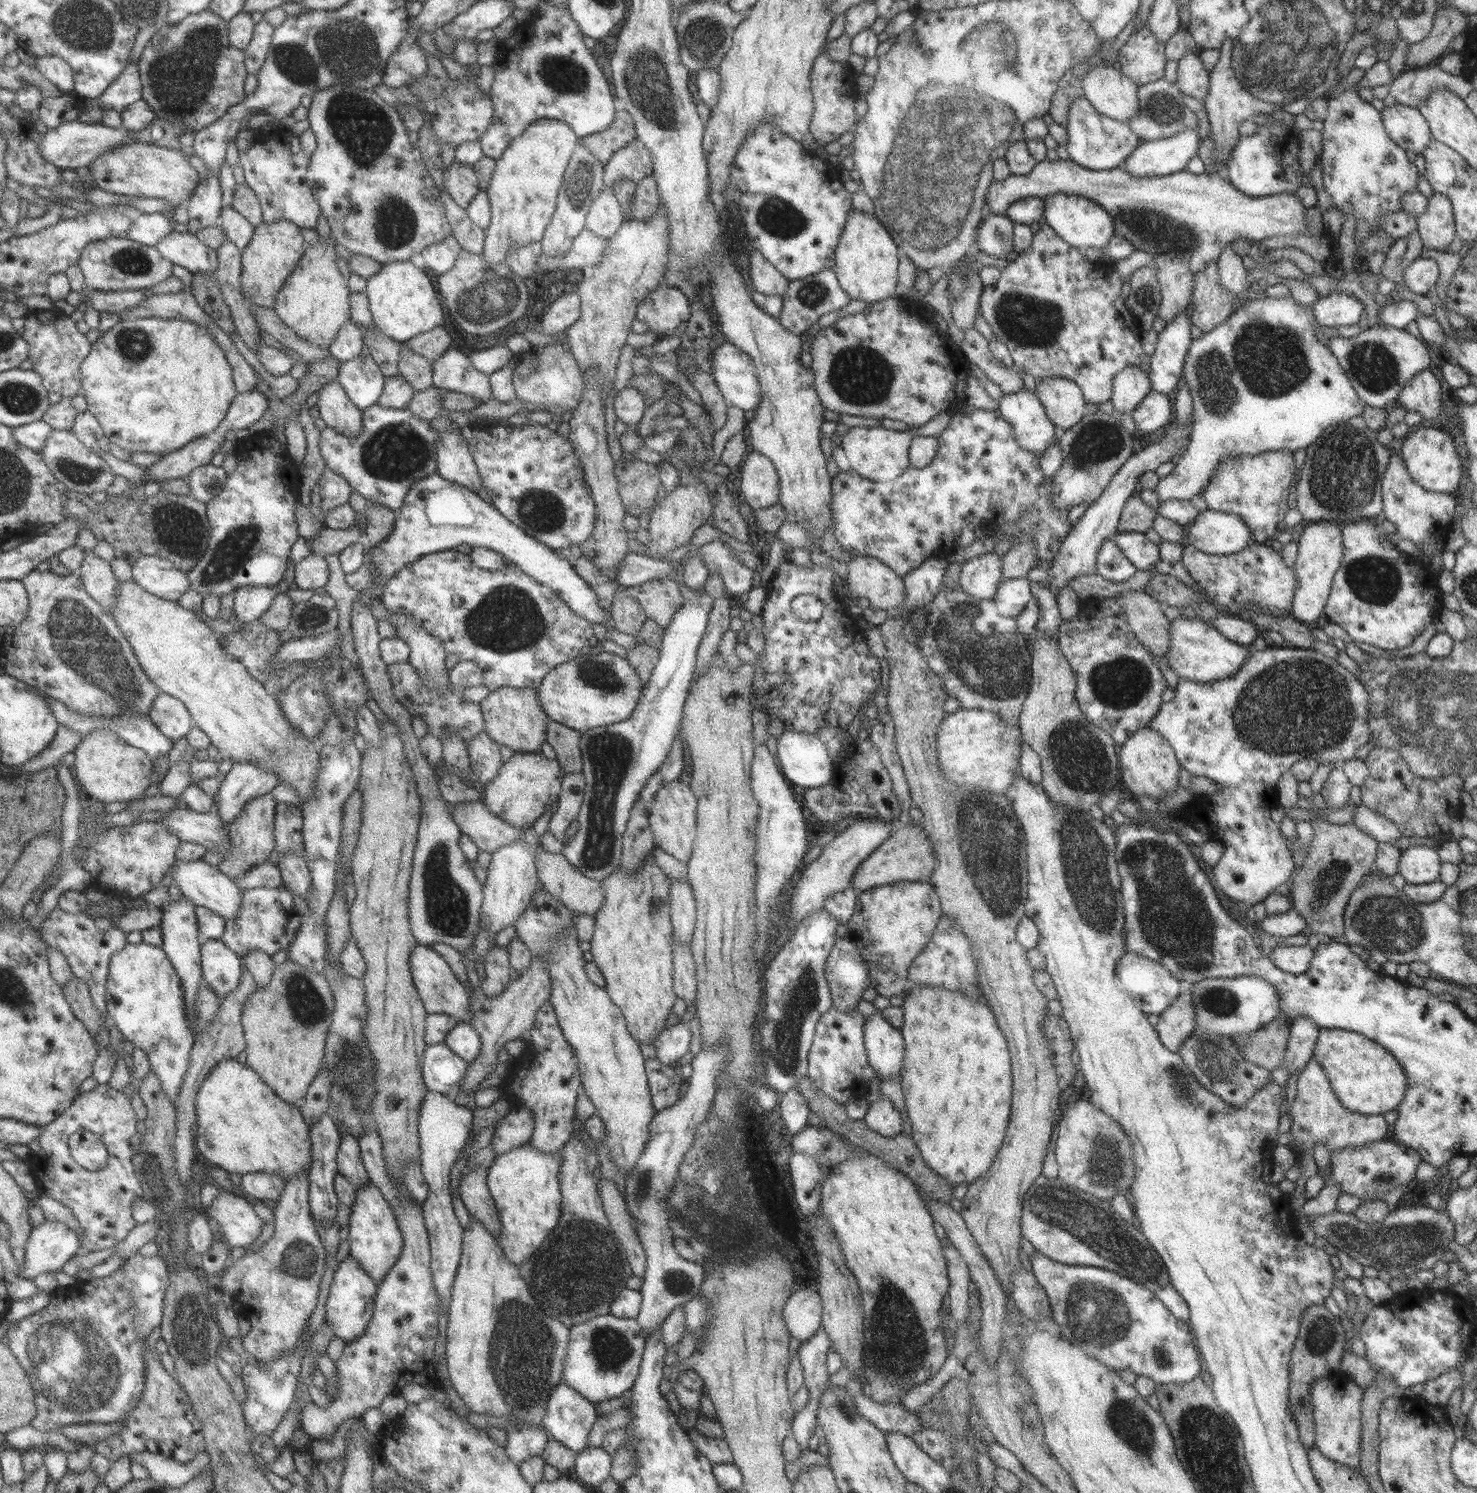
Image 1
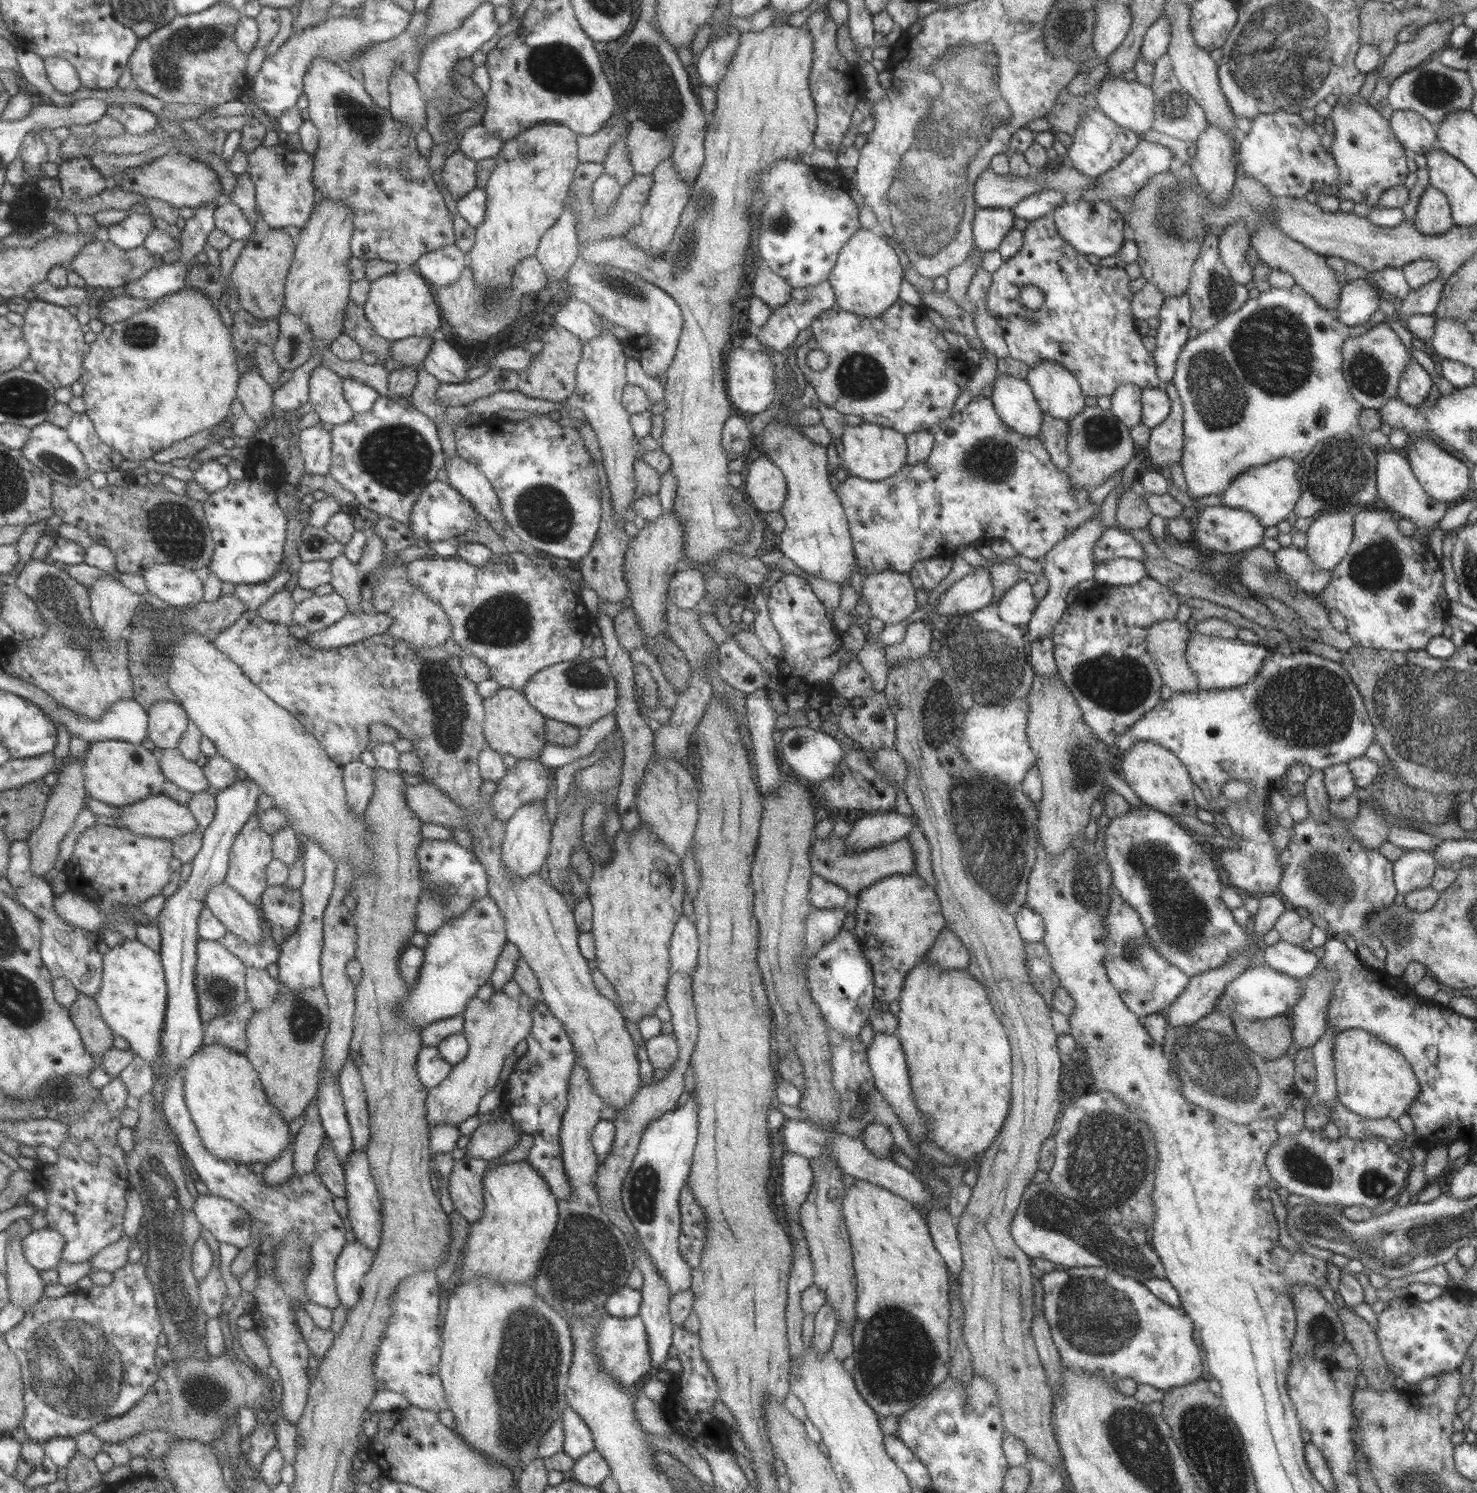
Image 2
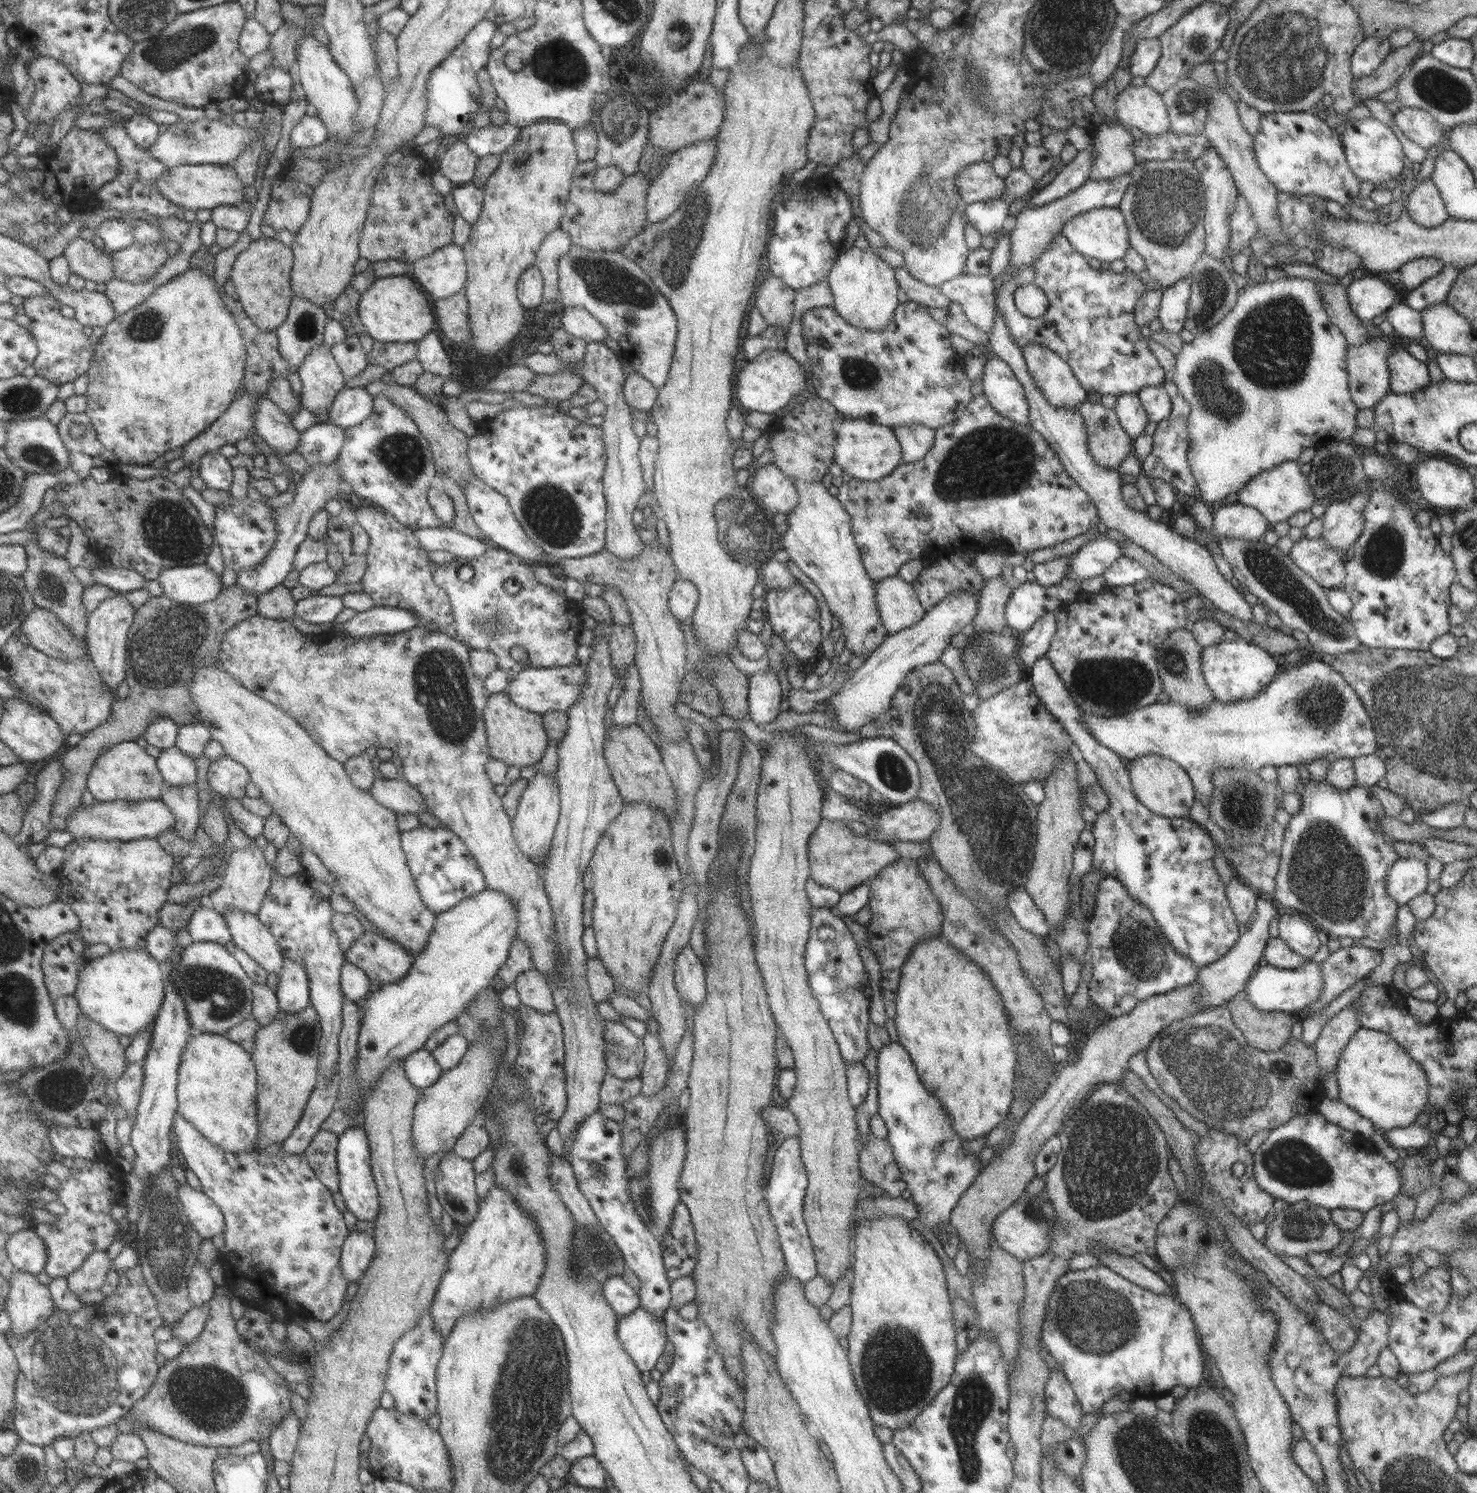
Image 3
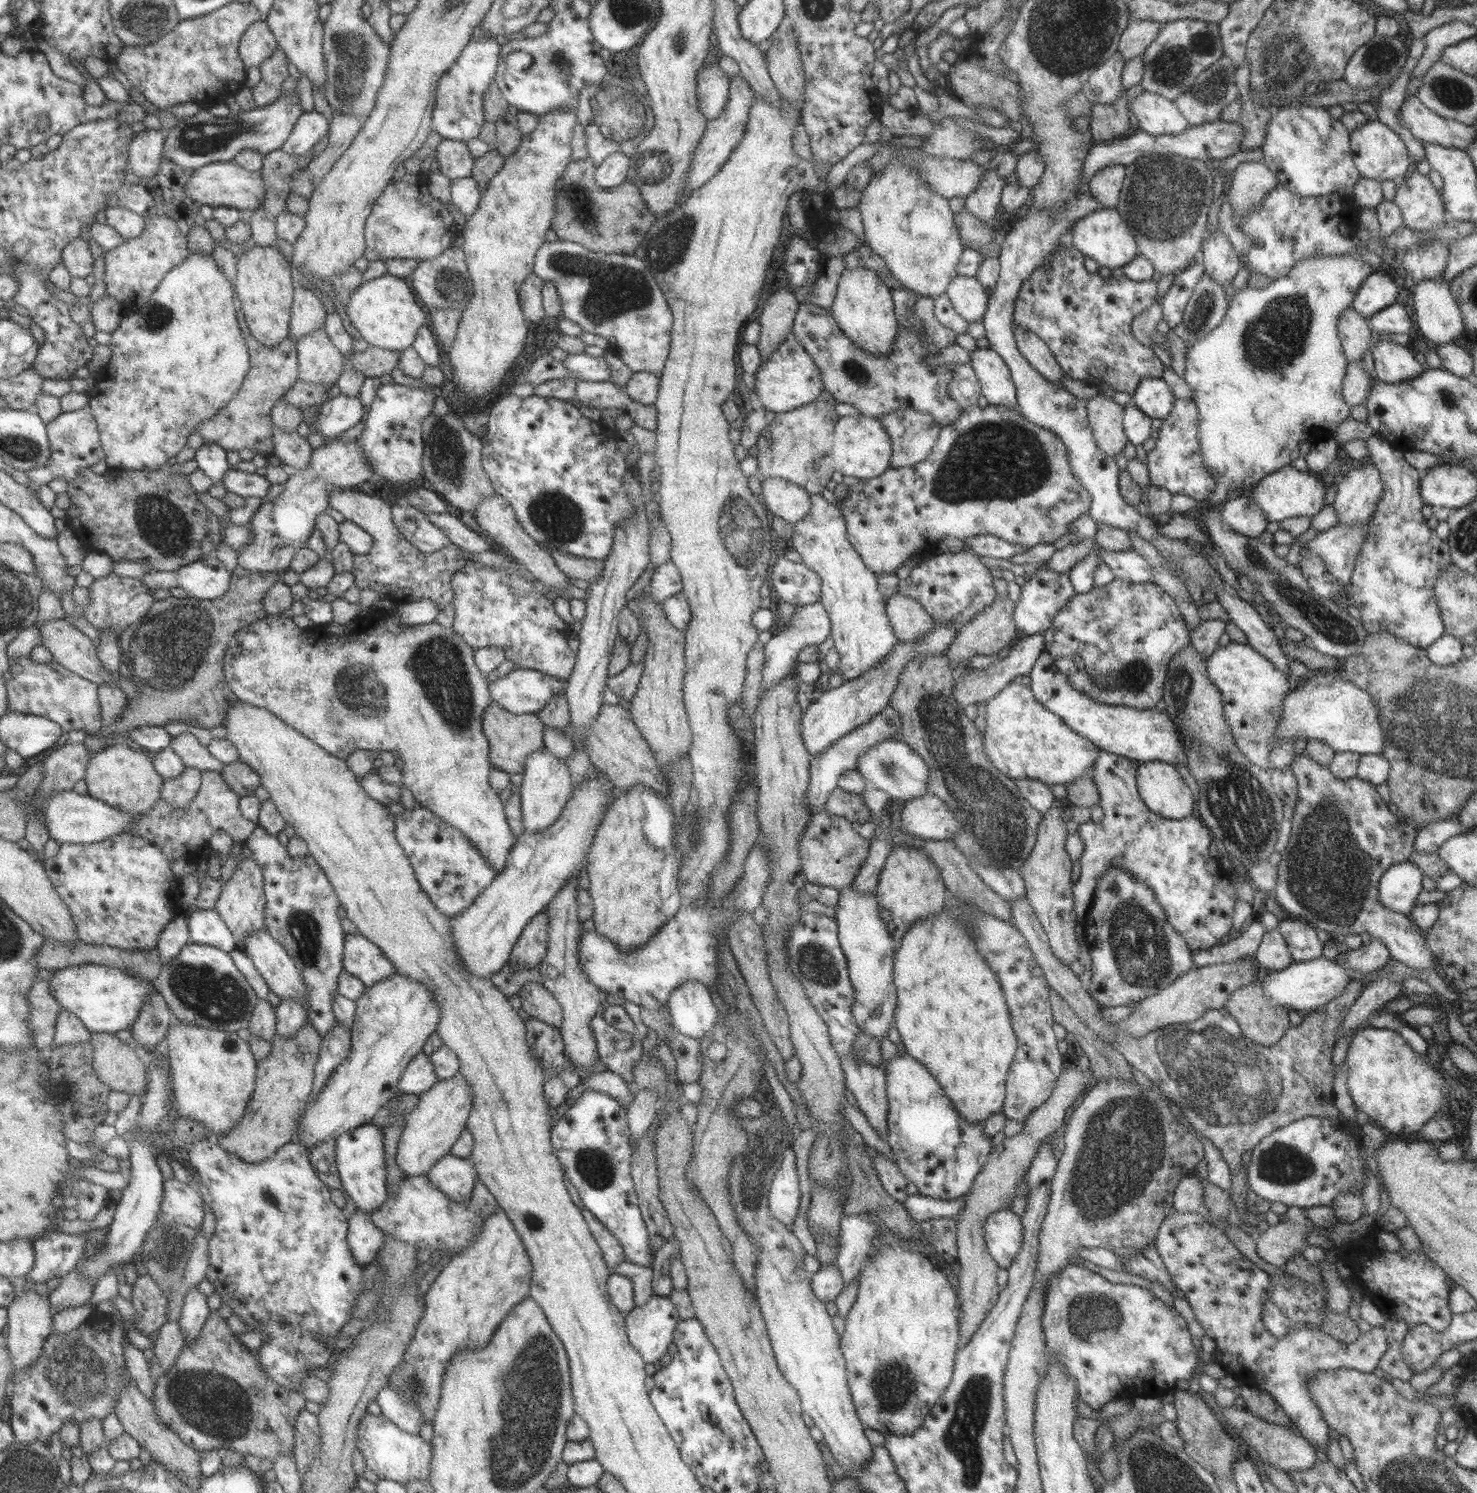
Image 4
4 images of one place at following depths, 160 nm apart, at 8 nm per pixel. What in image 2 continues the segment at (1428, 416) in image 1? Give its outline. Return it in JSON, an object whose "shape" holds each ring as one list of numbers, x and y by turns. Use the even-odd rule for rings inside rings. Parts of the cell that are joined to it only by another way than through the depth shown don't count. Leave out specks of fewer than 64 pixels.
{"shape":[[1411,358,1399,377,1396,396,1408,405,1418,405,1425,401,1432,384,1431,376]]}

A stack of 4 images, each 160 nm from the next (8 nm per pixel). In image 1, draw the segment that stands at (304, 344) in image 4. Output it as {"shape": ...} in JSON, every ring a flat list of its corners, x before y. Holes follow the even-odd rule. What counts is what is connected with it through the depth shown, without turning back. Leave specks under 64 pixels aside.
{"shape":[[333,379,322,384,316,393,319,418,327,427,342,435,354,437,361,428,362,411,349,400,343,387]]}

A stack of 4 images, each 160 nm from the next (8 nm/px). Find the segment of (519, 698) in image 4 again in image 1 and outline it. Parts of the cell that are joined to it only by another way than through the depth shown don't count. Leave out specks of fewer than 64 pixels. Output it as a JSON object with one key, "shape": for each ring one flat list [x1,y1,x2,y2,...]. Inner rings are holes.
{"shape":[[601,651,596,656,582,653,558,664,545,674,536,691,542,711,549,719,583,733,590,728,625,720,643,687,626,660,613,652]]}

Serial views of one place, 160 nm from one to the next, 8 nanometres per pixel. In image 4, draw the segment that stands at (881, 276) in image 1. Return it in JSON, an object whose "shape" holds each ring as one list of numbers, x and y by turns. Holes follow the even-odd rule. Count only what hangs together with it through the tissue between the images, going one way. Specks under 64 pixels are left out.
{"shape":[[865,267,843,270,837,281,836,293,828,308,841,332,857,348,871,356,887,356,892,351,898,328,893,312,890,288,877,278,877,275]]}

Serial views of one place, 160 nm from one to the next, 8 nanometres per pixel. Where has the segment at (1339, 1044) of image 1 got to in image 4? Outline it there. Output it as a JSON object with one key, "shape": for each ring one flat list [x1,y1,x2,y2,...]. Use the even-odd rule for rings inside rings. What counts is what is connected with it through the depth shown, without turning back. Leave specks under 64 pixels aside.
{"shape":[[1365,1027,1353,1035,1344,1058,1347,1069,1346,1088,1356,1108,1381,1126,1385,1133,1413,1133,1445,1103,1452,1105,1454,1080,1443,1075,1424,1054,1413,1049,1395,1031]]}

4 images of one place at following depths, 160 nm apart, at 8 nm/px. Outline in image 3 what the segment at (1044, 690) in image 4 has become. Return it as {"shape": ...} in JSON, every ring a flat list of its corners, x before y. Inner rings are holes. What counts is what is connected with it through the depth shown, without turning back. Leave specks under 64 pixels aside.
{"shape":[[1305,658,1289,669,1280,669,1269,685,1251,698,1225,704,1214,700,1199,712,1189,712,1184,706,1168,701,1108,717,1083,713,1080,718,1093,739,1120,758,1130,761,1143,755,1156,755,1178,764,1190,778,1195,798,1205,807,1212,791,1210,774,1213,771,1235,767,1257,772,1265,765,1277,768,1284,764,1305,765,1311,760,1353,760,1374,754,1376,750,1376,736,1364,704,1349,684,1319,658]]}

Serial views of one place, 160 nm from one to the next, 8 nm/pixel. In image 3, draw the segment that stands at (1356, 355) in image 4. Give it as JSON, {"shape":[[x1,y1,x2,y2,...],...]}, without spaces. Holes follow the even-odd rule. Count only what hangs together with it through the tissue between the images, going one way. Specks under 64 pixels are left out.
{"shape":[[1315,281,1315,284,1320,288,1323,310,1331,324,1342,332,1348,346,1359,346,1366,342,1367,330,1351,310,1345,287,1318,281]]}

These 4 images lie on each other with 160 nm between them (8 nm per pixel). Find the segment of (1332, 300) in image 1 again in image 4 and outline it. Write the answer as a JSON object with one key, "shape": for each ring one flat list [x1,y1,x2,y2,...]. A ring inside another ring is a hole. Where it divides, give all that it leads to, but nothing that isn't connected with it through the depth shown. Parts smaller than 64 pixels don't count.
{"shape":[[1373,271,1357,289,1350,306,1365,318,1401,299,1397,284,1382,271]]}

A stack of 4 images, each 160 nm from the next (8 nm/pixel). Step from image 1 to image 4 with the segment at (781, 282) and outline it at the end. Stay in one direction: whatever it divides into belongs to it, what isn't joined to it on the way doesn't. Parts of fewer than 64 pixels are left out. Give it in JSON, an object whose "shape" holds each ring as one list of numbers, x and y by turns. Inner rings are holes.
{"shape":[[782,287,765,299,757,316,760,335,756,344,760,354,759,366,767,362,775,349,790,337,796,310,800,302,787,287]]}

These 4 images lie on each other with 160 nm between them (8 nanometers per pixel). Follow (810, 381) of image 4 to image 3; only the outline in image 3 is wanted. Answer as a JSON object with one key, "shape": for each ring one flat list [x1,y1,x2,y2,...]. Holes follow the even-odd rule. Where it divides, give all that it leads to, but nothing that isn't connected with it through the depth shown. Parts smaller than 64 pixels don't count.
{"shape":[[766,348,753,360,747,360,744,368,737,373,735,394,737,402,749,412,773,414,782,409,793,396,805,393,806,372,792,356,784,350]]}

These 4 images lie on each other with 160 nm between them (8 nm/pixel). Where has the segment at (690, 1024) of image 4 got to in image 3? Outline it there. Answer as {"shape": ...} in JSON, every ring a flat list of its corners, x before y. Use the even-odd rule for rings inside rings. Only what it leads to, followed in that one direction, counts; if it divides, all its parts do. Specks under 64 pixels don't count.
{"shape":[[686,944,678,952,678,955,676,956,676,961,674,964,674,987,681,1000,689,1001,691,1008,694,1009,694,1013,695,1013,695,1008,698,1008,698,1006,700,1006,700,1004,703,1002,703,999,706,997,706,982,704,977,704,966,701,965,699,959,697,959,697,956,693,953,693,951,691,951,691,947,689,947,688,944]]}

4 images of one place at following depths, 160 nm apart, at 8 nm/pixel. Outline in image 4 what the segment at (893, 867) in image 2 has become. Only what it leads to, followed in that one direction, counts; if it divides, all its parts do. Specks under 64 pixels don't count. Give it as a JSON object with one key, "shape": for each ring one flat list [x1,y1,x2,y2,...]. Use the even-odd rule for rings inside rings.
{"shape":[[822,809,808,818,796,849,806,882,839,891,852,884,867,856,868,846,869,841,861,837,861,830,856,825,845,817,829,814]]}

